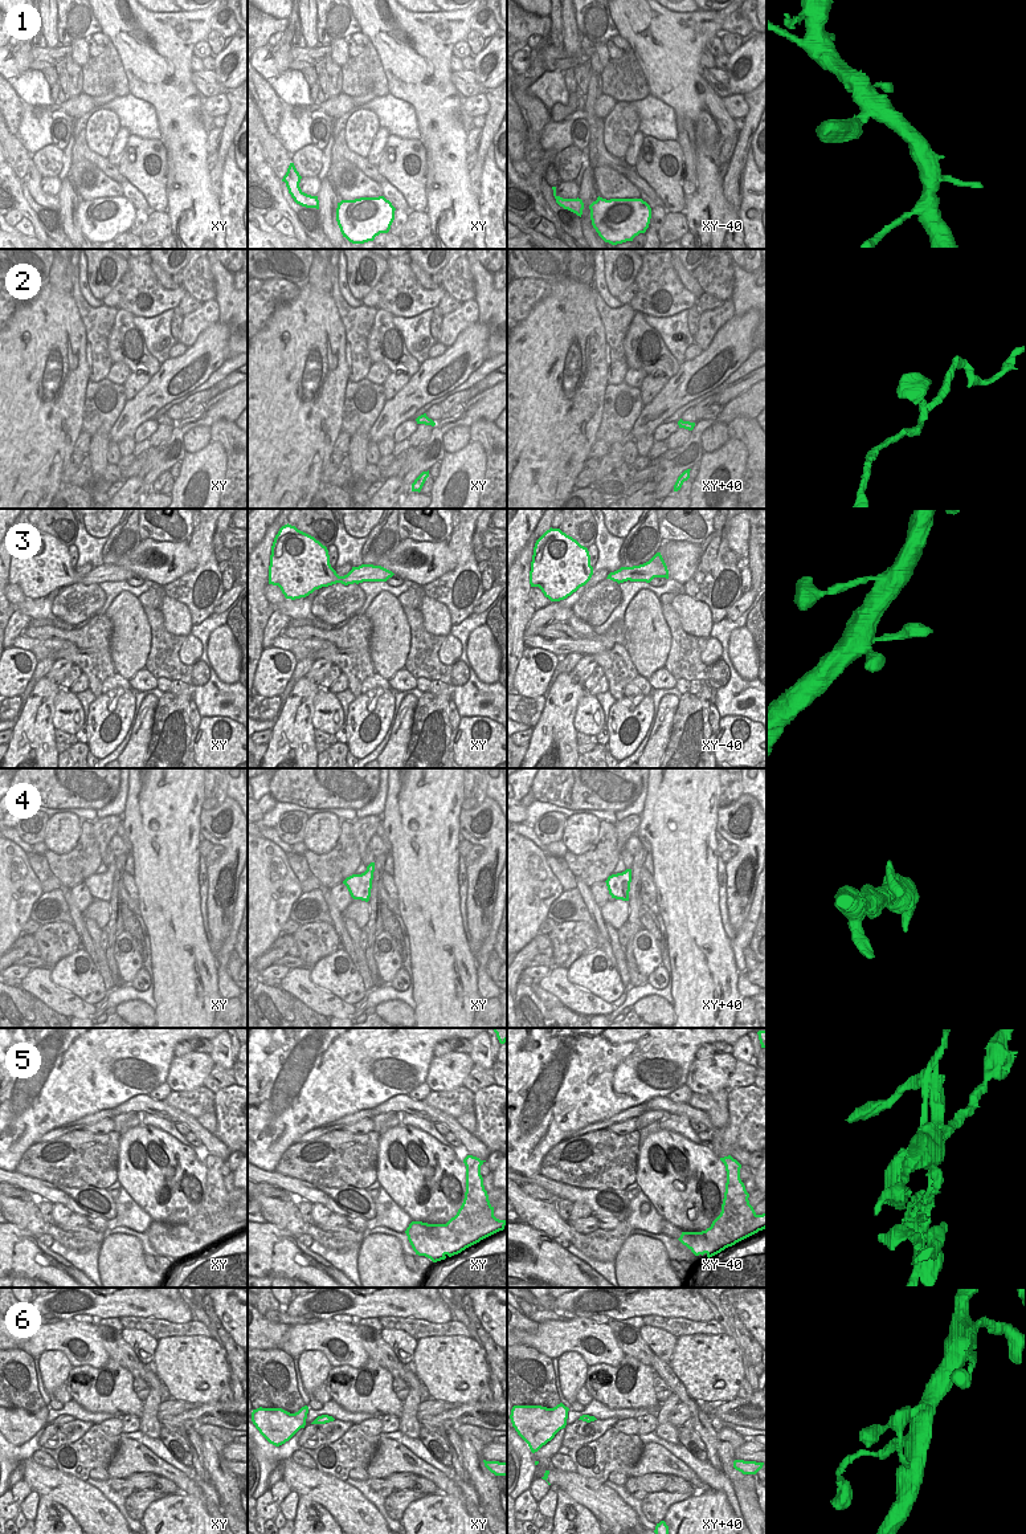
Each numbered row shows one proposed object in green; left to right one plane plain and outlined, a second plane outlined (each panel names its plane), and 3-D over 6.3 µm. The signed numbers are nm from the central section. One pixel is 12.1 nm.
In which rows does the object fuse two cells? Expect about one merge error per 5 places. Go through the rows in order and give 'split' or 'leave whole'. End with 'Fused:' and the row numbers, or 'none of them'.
1: leave whole
2: leave whole
3: leave whole
4: leave whole
5: split
6: leave whole
Fused: 5

